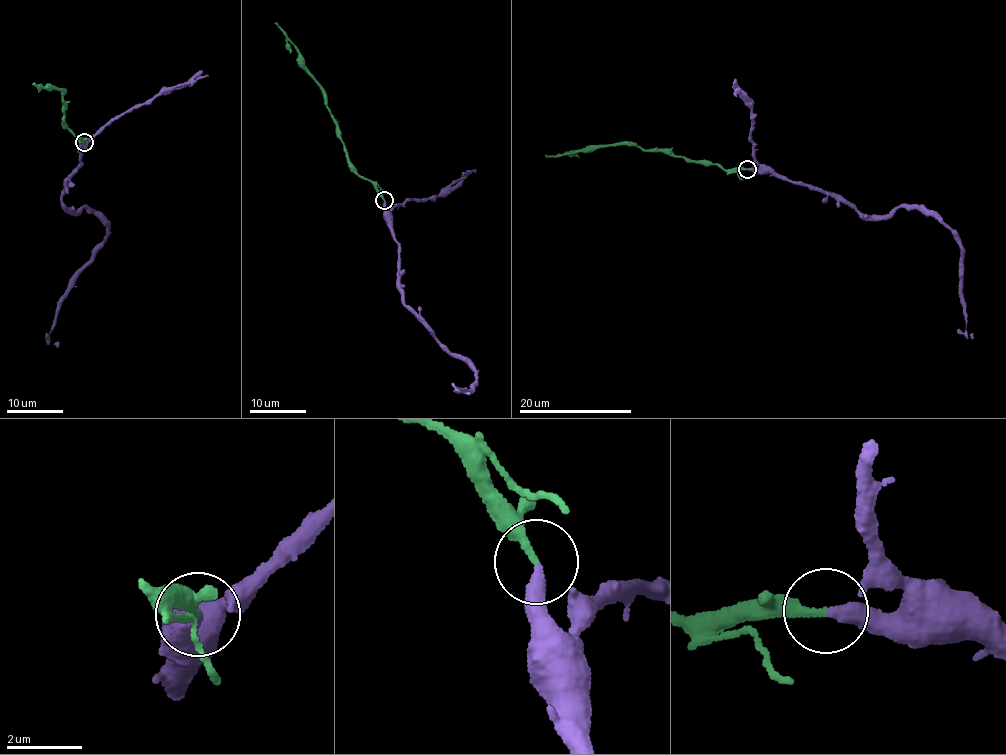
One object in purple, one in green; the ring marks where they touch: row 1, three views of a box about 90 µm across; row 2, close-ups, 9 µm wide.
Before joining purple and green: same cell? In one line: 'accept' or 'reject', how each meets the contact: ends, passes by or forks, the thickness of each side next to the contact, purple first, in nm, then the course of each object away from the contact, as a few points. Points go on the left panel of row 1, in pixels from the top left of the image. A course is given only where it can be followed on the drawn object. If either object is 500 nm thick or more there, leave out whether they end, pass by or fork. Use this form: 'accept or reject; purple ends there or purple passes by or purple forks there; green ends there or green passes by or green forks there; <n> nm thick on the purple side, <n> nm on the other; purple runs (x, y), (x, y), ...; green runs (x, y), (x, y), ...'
accept; purple ends there; green ends there; 380 nm thick on the purple side, 240 nm on the other; purple runs (84, 141), (62, 200), (97, 211), (106, 228), (61, 303), (49, 333), (59, 342); green runs (84, 141), (77, 138), (64, 121), (66, 104), (61, 95), (64, 91), (52, 85), (45, 87), (32, 83)

